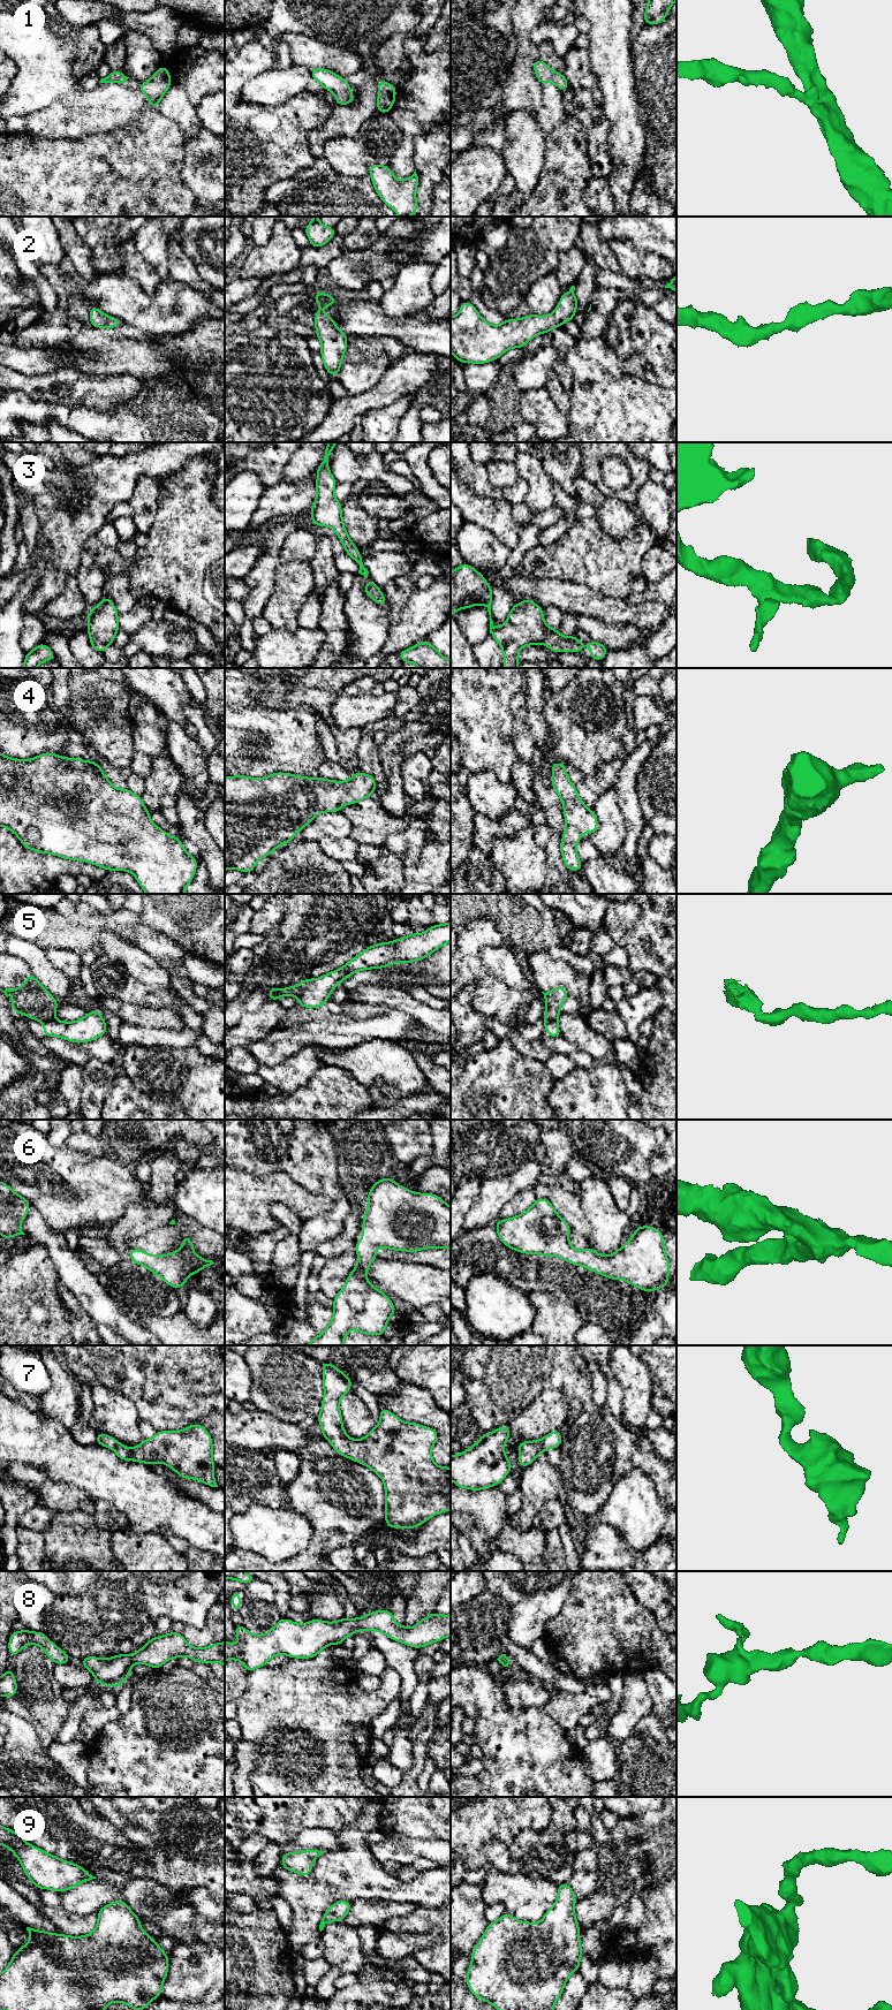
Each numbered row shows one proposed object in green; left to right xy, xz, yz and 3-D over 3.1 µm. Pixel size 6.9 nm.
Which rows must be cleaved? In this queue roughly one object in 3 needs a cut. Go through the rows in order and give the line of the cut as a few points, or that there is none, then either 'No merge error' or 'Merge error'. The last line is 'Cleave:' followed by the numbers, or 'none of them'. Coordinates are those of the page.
1: No split. No merge error
2: No split. No merge error
3: No split. No merge error
4: No split. No merge error
5: Split along yz (556, 1019), (551, 1019), (544, 1025). Merge error
6: No split. No merge error
7: No split. No merge error
8: No split. No merge error
9: No split. No merge error
Cleave: 5

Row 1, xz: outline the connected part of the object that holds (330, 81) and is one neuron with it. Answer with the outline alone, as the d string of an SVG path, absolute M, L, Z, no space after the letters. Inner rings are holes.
M311 68L310 73L311 77L319 82L325 91L331 91L335 94L335 105L348 105L355 100L350 85L345 77L320 68Z

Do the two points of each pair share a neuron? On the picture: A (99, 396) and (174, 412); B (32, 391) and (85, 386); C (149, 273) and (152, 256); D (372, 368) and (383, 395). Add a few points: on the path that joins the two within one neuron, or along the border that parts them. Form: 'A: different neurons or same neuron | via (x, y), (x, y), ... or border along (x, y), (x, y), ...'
A: different neurons | border along (142, 382), (131, 397), (111, 408), (96, 408)
B: same neuron | via (45, 389), (73, 387)
C: different neurons | border along (134, 243), (135, 250), (163, 280)
D: different neurons | border along (390, 365), (376, 385), (355, 396)

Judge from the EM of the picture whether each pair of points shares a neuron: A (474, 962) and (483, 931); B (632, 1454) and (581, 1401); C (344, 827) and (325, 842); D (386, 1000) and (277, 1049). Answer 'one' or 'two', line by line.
A: one
B: two
C: two
D: two

